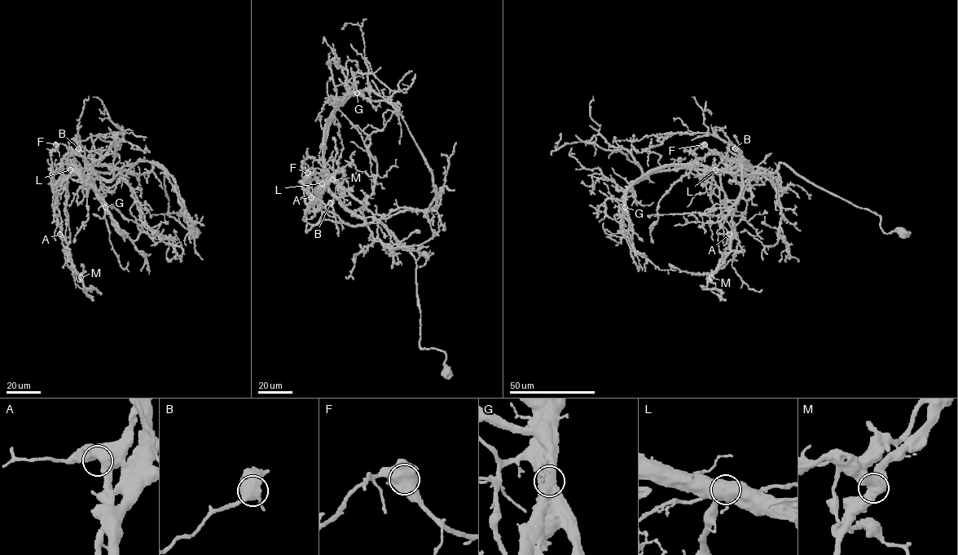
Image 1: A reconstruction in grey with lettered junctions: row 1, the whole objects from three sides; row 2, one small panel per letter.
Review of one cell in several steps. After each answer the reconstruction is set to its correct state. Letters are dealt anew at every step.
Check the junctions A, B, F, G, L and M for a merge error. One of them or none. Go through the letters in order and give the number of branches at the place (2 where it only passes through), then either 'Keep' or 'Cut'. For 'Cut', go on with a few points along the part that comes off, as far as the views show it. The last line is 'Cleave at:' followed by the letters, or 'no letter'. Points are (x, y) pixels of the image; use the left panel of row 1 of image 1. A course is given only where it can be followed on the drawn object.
A: Branches: 3. Keep
B: Branches: 3. Keep
F: Branches: 3. Keep
G: Branches: 4. Cut. Course of the part to remove: (105, 207), (71, 169), (122, 170), (55, 186), (68, 152), (86, 157), (91, 178), (73, 243)
L: Branches: 4. Keep
M: Branches: 3. Keep
Cleave at: G

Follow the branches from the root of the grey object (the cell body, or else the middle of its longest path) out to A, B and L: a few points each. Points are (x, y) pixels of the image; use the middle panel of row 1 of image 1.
A: (447, 371), (444, 352), (419, 345), (411, 253), (375, 221), (359, 226), (304, 222), (311, 197)
B: (447, 371), (444, 352), (419, 345), (415, 257), (375, 221), (322, 219), (307, 232), (314, 209), (330, 203)
L: (447, 371), (444, 352), (419, 345), (415, 257), (380, 222), (354, 216), (322, 183)

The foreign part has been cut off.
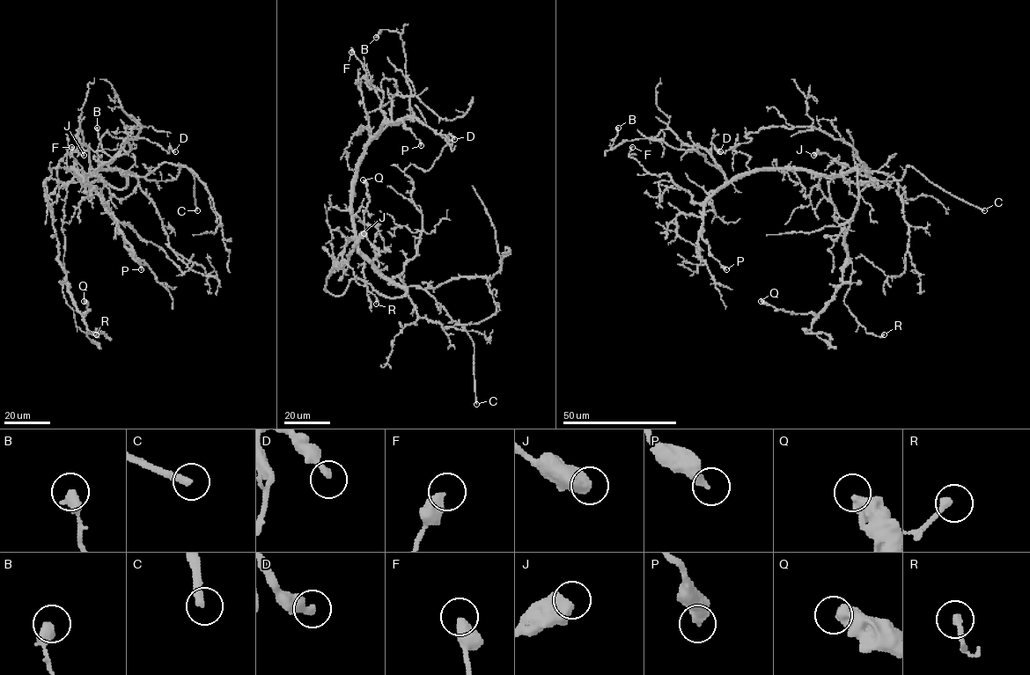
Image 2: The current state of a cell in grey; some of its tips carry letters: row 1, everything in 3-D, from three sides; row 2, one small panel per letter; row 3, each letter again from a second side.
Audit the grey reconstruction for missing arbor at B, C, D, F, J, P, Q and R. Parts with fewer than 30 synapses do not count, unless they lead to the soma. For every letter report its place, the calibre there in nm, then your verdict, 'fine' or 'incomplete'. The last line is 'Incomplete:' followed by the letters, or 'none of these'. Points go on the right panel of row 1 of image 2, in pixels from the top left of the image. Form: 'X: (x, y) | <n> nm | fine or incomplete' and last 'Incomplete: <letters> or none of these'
B: (618, 128) | 440 nm | fine
C: (984, 210) | 300 nm | incomplete
D: (720, 151) | 280 nm | fine
F: (632, 147) | 480 nm | fine
J: (813, 155) | 650 nm | fine
P: (726, 269) | 400 nm | fine
Q: (761, 301) | 500 nm | fine
R: (884, 334) | 260 nm | fine
Incomplete: C

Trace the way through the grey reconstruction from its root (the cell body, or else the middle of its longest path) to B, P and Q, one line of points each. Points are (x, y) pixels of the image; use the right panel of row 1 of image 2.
B: (830, 176), (759, 169), (728, 180), (695, 150), (674, 149), (661, 141), (637, 138), (611, 150), (618, 128)
P: (830, 176), (791, 169), (759, 169), (739, 175), (717, 190), (705, 205), (701, 238), (726, 269)
Q: (830, 176), (858, 185), (876, 180), (859, 194), (845, 237), (842, 283), (816, 315), (761, 301)

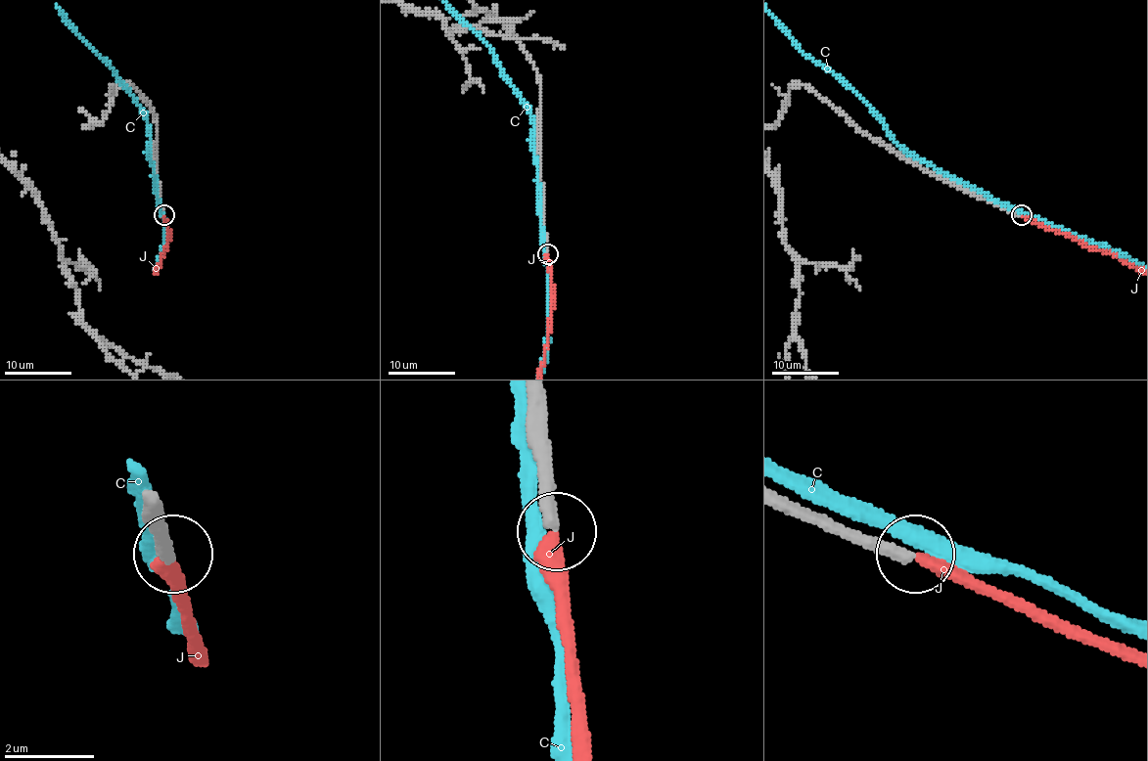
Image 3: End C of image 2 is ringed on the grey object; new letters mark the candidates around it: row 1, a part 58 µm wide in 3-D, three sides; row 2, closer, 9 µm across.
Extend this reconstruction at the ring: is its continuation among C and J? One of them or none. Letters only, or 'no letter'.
J

